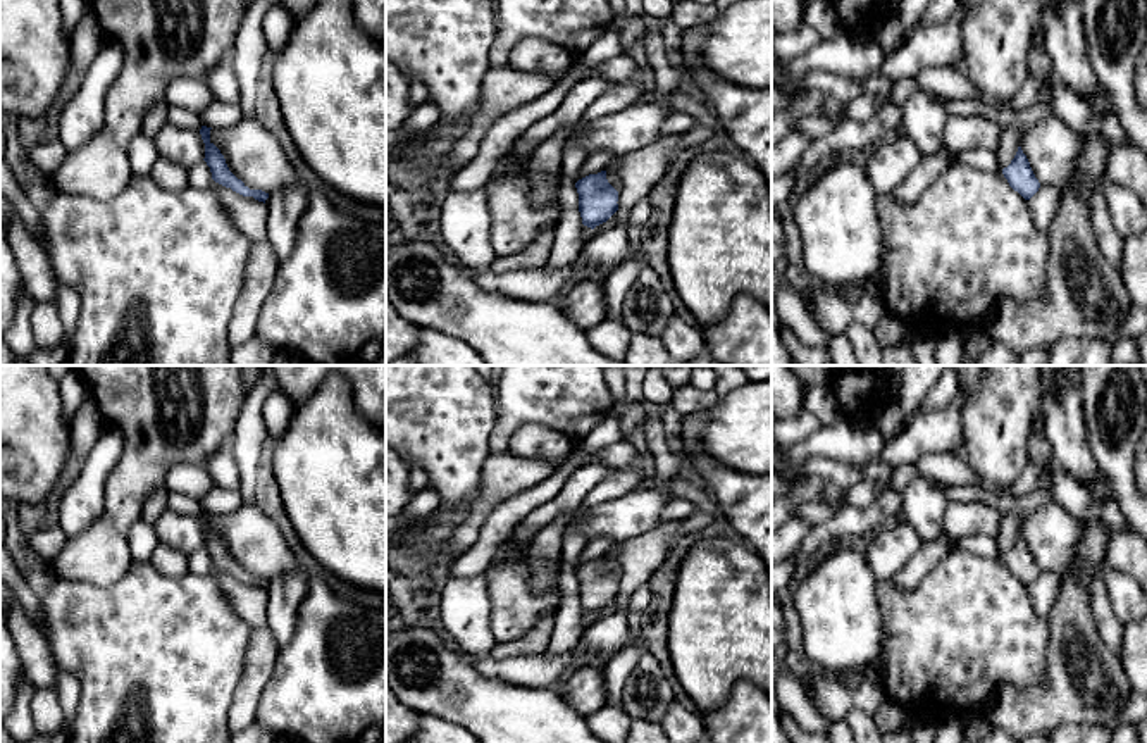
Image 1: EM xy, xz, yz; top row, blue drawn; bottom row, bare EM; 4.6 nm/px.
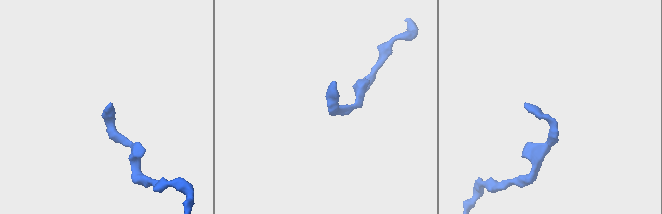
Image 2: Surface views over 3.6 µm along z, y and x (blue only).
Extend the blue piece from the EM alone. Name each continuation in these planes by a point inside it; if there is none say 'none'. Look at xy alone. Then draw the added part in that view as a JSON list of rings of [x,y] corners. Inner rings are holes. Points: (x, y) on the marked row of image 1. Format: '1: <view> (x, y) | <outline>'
none

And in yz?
none

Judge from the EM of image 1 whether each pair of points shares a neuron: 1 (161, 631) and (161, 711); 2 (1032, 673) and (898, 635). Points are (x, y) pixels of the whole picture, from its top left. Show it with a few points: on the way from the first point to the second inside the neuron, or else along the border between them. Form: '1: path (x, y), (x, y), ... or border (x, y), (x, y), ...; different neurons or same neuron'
1: path (161, 650), (161, 692); same neuron
2: path (999, 640), (989, 635), (930, 635); same neuron

